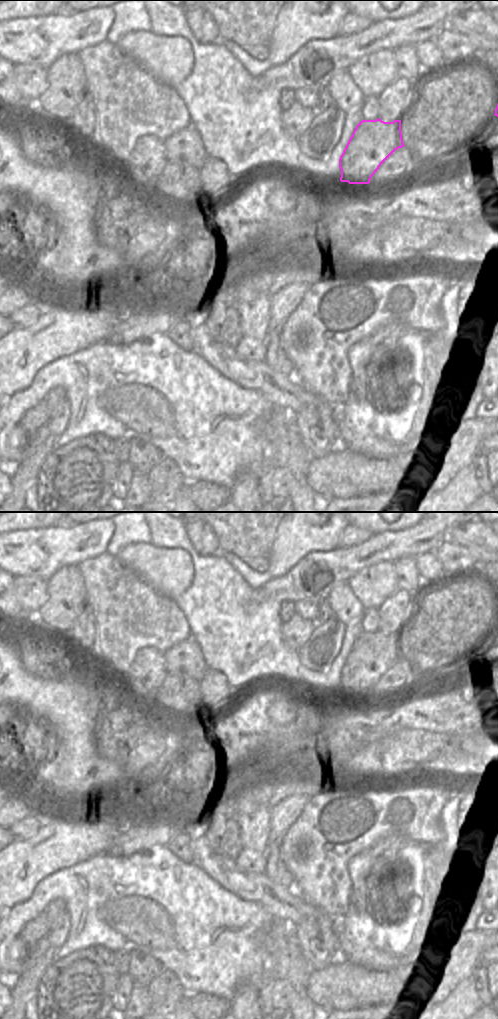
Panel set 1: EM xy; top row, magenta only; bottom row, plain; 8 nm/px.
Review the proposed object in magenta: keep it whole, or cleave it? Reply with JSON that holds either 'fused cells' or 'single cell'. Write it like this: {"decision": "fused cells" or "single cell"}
{"decision": "fused cells"}

